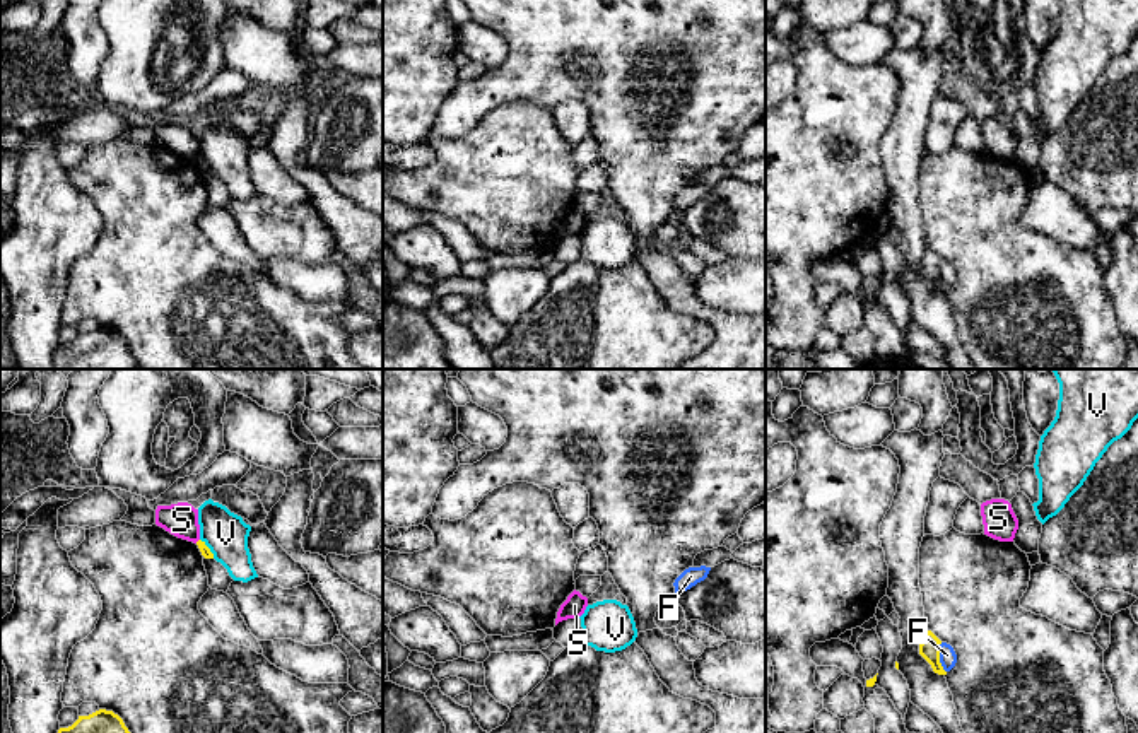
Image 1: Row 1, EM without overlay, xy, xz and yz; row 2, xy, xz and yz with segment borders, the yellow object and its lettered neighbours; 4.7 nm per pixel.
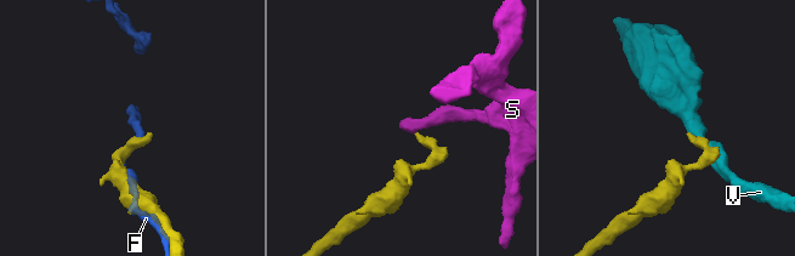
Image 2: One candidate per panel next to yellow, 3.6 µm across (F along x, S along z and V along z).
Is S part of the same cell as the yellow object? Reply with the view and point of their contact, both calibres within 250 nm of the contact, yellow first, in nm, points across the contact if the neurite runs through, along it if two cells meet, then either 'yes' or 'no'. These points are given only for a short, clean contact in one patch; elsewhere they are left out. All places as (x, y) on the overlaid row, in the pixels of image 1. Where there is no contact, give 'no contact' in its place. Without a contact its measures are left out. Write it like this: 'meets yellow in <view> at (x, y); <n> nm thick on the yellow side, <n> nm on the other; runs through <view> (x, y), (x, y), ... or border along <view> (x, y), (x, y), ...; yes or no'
no contact; no

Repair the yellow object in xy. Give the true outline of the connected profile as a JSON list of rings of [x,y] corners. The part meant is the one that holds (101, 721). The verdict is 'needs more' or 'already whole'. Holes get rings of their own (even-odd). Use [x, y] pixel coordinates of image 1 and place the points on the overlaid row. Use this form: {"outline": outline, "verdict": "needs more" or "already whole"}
{"outline": [[[99,709],[68,726],[60,728],[58,733],[130,733],[123,719],[113,711]]], "verdict": "already whole"}

